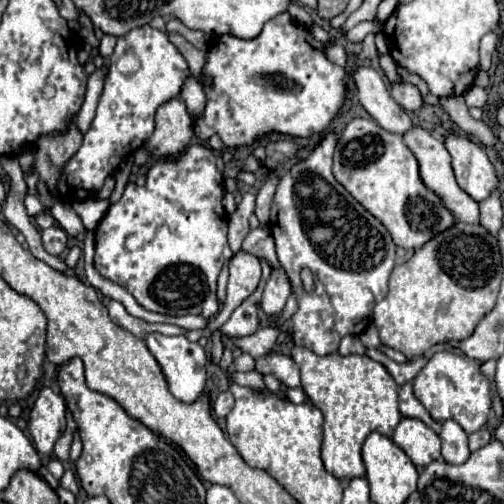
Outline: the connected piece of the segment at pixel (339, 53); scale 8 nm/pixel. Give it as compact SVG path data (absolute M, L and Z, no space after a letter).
M331 44L331 48L327 48L327 56L331 56L331 60L335 60L335 64L339 64L339 66L345 66L349 60L347 50L339 44Z

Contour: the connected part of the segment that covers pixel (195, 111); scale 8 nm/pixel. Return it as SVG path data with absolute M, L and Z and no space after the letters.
M191 76L191 80L187 80L187 84L183 86L181 98L183 98L183 102L185 102L185 106L187 106L189 114L191 114L191 118L197 120L197 118L203 114L203 110L205 110L207 98L205 98L203 86L201 86L193 76Z

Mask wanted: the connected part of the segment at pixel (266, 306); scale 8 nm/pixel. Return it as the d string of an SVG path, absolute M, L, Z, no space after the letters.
M281 268L273 270L263 288L263 298L261 298L263 312L269 318L275 318L283 310L289 294L291 294L291 286L289 286L289 278L287 278L285 270L281 270Z

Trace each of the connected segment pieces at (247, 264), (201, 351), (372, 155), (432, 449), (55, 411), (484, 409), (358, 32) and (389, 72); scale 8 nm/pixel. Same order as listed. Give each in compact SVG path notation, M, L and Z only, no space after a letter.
M241 250L229 264L229 284L227 284L227 298L223 302L223 310L216 315L216 318L209 320L208 329L213 331L225 324L231 312L255 292L259 280L261 280L259 258Z
M147 332L143 336L143 340L145 340L149 352L155 356L159 366L163 368L171 394L181 402L187 402L187 404L195 402L197 396L205 390L205 384L207 384L207 372L205 372L207 354L205 354L205 348L199 346L197 342L189 342L185 336L163 336L159 332Z
M353 118L337 138L333 176L365 210L383 222L393 242L405 250L421 248L431 236L455 222L443 202L419 180L419 164L403 138L383 130L371 118Z
M401 418L391 440L413 460L415 466L427 466L441 458L441 440L437 432L417 418Z
M41 388L29 414L29 434L39 454L51 456L57 438L65 432L65 400L51 388Z
M447 350L433 354L421 368L421 372L413 378L415 398L429 410L429 414L437 422L453 418L467 434L481 430L491 410L491 386L489 378L481 372L481 364L483 362L473 360L465 354L459 356Z
M359 22L355 28L346 32L345 38L353 42L363 42L367 34L377 34L377 32L379 32L379 22Z
M390 54L381 56L379 64L386 77L389 78L389 82L397 82L397 80L399 80L399 75L397 73L397 64L391 58Z

